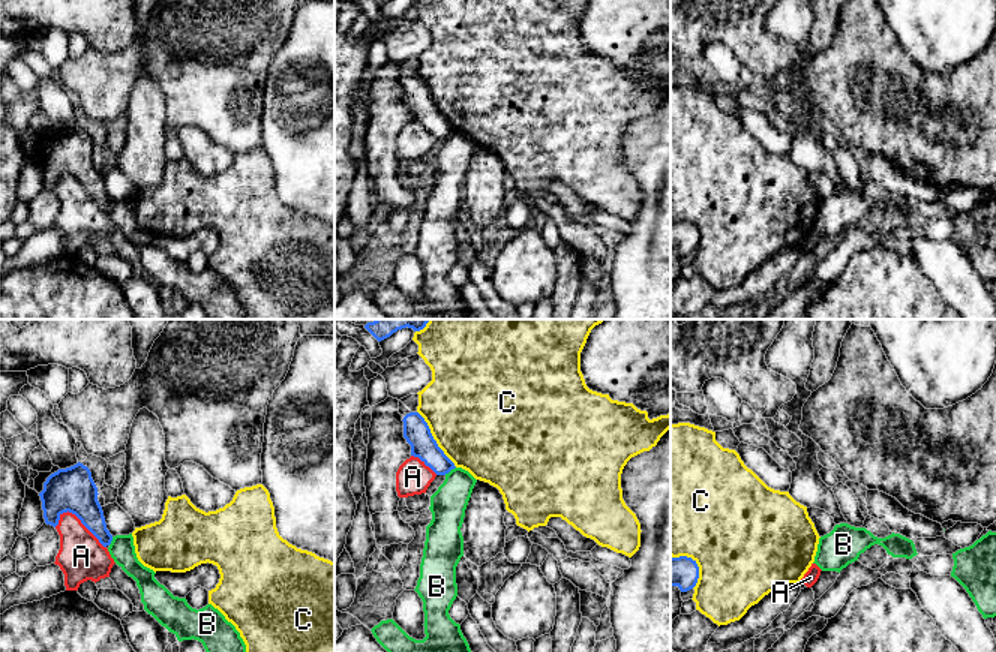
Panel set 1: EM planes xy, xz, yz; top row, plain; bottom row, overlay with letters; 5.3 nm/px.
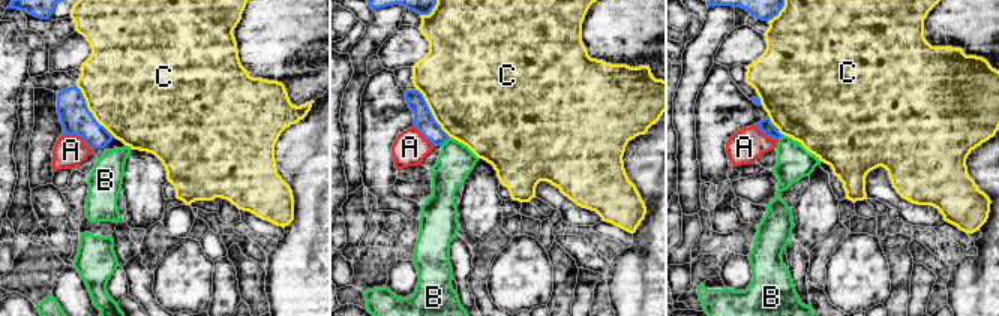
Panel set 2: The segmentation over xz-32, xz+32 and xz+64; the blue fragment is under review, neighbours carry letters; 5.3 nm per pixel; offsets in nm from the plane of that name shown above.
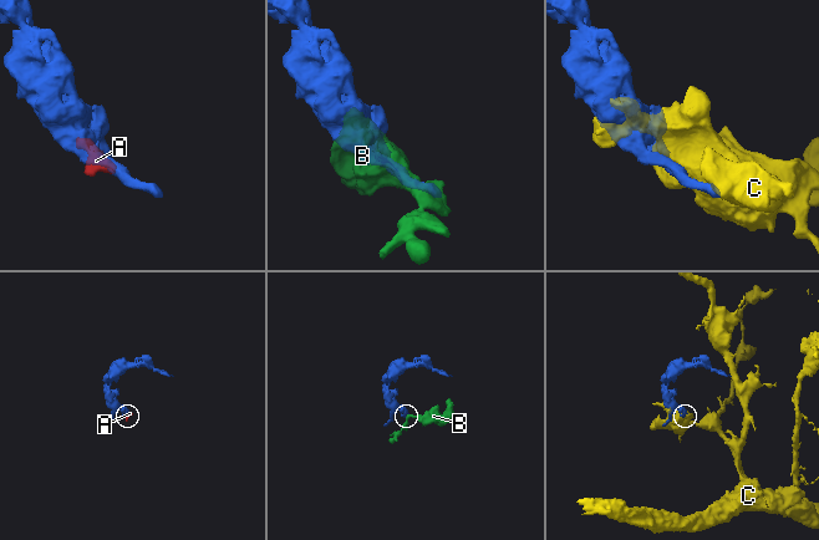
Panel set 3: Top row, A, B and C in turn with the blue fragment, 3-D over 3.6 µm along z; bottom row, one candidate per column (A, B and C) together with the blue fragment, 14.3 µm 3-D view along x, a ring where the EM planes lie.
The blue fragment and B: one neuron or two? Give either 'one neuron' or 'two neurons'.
two neurons

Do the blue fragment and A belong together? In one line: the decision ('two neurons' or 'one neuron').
two neurons

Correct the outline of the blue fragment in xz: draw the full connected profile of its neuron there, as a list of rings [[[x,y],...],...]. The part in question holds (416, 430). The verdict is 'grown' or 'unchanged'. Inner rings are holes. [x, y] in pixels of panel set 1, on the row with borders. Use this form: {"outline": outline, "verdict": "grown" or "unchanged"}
{"outline": [[[418,412],[406,414],[402,421],[404,438],[411,445],[411,456],[418,457],[436,475],[446,475],[456,468],[438,447],[428,423]]], "verdict": "unchanged"}

